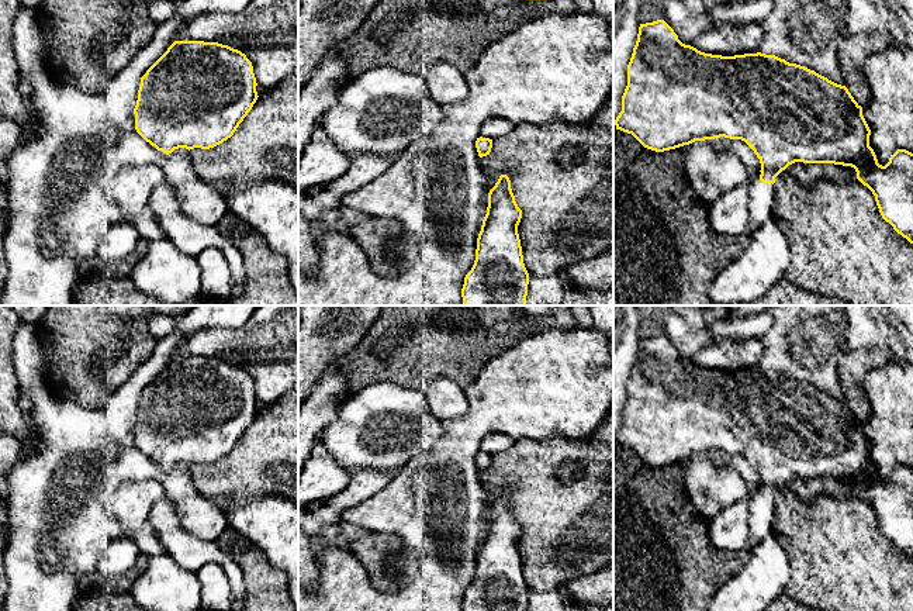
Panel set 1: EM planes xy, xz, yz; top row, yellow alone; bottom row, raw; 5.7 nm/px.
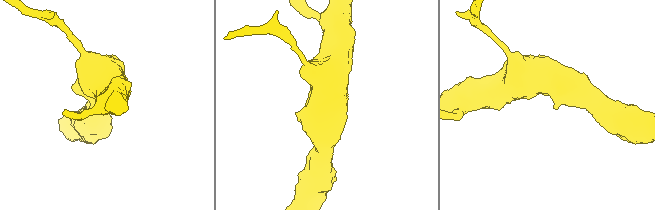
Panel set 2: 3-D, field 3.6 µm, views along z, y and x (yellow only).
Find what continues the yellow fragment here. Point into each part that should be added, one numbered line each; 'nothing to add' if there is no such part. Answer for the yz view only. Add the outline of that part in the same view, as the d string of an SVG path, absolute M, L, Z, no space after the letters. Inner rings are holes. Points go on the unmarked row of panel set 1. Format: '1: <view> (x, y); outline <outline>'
1: yz (761, 511); outline M760 494L750 505L750 549L758 545L767 535L772 532L774 527L772 498L762 498Z

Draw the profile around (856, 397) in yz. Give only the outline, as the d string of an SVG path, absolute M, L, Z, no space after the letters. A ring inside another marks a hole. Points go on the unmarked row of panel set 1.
M885 346L857 349L841 356L838 382L843 387L845 403L858 421L864 422L871 415L871 407L862 386L868 372L882 367L890 360L892 355Z

